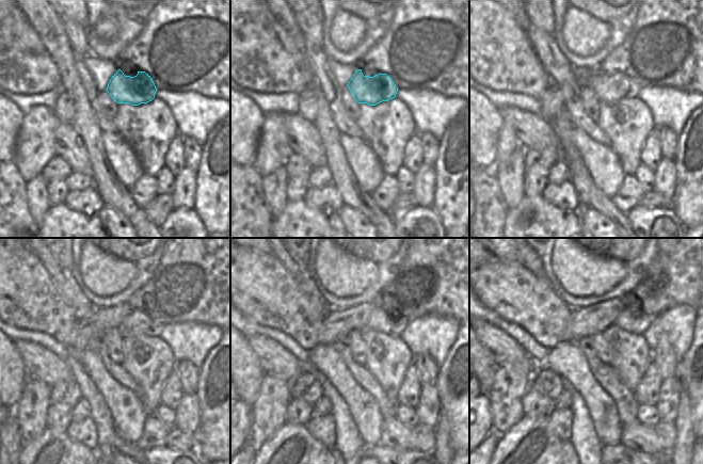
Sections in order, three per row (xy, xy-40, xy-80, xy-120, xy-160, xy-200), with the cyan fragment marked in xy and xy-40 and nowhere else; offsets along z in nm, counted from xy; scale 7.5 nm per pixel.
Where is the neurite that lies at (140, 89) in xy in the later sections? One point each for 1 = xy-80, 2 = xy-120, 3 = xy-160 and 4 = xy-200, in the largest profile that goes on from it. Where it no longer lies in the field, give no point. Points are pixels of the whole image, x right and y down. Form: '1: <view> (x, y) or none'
1: xy-80 (613, 86)
2: xy-120 (139, 321)
3: xy-160 (380, 320)
4: xy-200 (632, 322)

